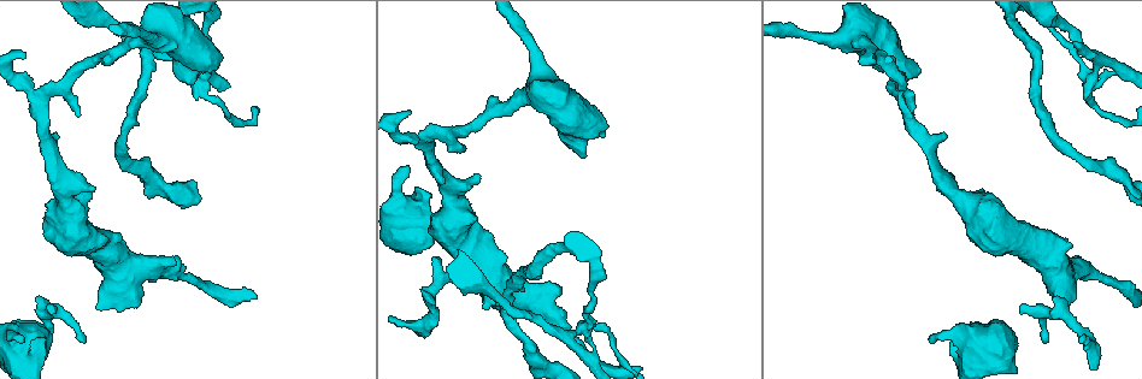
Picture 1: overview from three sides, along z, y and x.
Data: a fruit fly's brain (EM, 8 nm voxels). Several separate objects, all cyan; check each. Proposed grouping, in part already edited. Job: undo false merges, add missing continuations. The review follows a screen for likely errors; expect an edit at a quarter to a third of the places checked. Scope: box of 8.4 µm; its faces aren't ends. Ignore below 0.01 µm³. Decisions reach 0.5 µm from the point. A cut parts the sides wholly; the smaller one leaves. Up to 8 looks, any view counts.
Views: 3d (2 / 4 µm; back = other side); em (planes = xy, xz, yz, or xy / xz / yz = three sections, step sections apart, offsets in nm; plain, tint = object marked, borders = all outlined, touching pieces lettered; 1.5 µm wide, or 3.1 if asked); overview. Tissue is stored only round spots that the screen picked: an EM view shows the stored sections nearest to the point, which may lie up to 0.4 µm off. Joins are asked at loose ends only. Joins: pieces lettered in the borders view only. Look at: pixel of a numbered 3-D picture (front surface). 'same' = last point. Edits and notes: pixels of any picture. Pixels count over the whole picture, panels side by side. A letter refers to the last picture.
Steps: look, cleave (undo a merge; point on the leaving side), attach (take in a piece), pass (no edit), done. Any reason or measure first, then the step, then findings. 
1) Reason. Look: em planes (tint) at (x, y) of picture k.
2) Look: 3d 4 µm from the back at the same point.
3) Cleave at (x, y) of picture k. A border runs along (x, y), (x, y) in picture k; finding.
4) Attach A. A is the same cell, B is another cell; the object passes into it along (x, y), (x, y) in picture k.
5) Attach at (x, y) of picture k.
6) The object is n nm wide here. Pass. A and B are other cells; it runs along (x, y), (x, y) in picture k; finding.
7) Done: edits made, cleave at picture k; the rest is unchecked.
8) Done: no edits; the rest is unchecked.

Thick end. Look: 3d 2 µm at (175, 262) of picture 1.

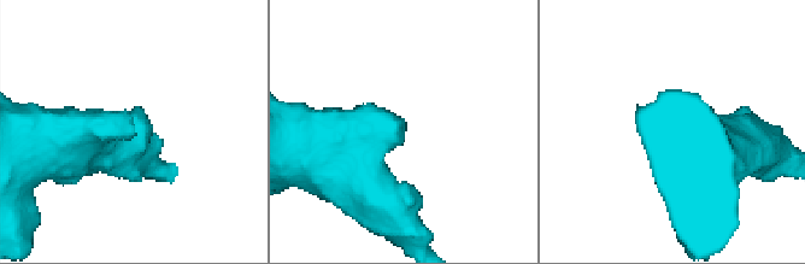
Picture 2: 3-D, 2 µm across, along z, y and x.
Shape alone is not enough. Look: em planes (borders) at (403, 135) of picture 2.

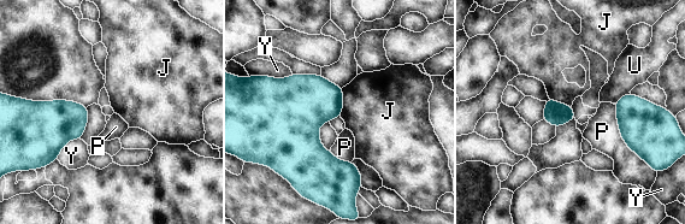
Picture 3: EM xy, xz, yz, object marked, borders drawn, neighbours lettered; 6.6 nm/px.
Pass. J, P, U and Y are other cells; a border runs along (343, 87), (342, 112), (340, 116) in picture 3; no lettered piece goes on from it.

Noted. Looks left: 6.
Free end. Look: em yz step 8 (borders) at (936, 190) of picture 1.

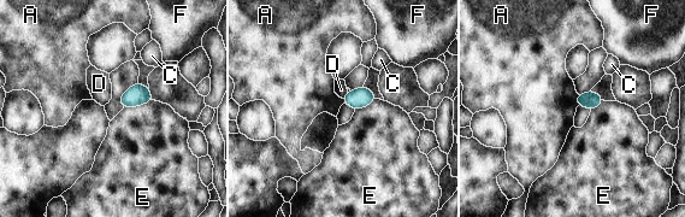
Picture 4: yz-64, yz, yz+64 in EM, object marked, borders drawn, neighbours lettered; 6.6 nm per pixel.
Look: em planes (borders) at the same point.

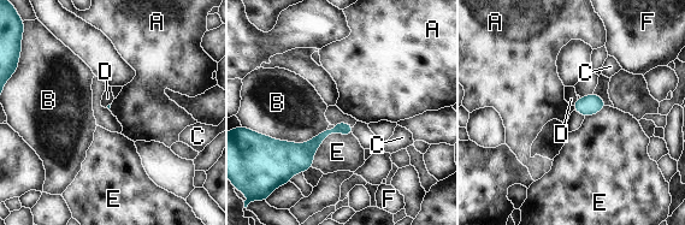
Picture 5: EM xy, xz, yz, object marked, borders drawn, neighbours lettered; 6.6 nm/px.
Pass. A, B, C, D, E and F are other cells; a border runs along (572, 106), (574, 110) in picture 5; none of them fits.

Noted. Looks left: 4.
Look: em xy step 4 (tint) at (21, 342) of picture 1.

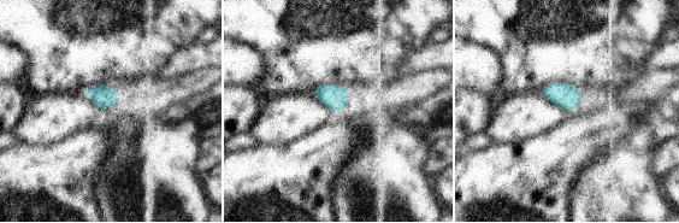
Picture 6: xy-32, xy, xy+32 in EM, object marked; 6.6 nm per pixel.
Look: em planes (borders) at the same point.

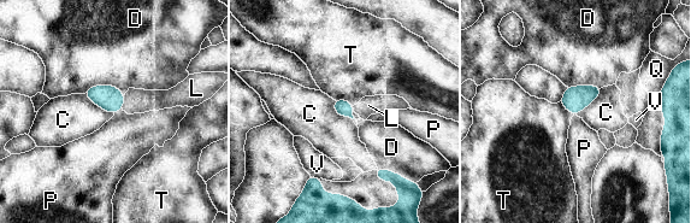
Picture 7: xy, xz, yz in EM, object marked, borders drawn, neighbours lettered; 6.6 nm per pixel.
The longest contact is with D, 280 nm. Attach at (135, 100) of picture 7. L is the same cell, C, D, P, Q, T and V are other cells; the object passes into it along (108, 98), (123, 101), (135, 100) in picture 7; it goes on there.

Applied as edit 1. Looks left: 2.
Done: edits made, attach at picture 7; the rest is unchecked.

